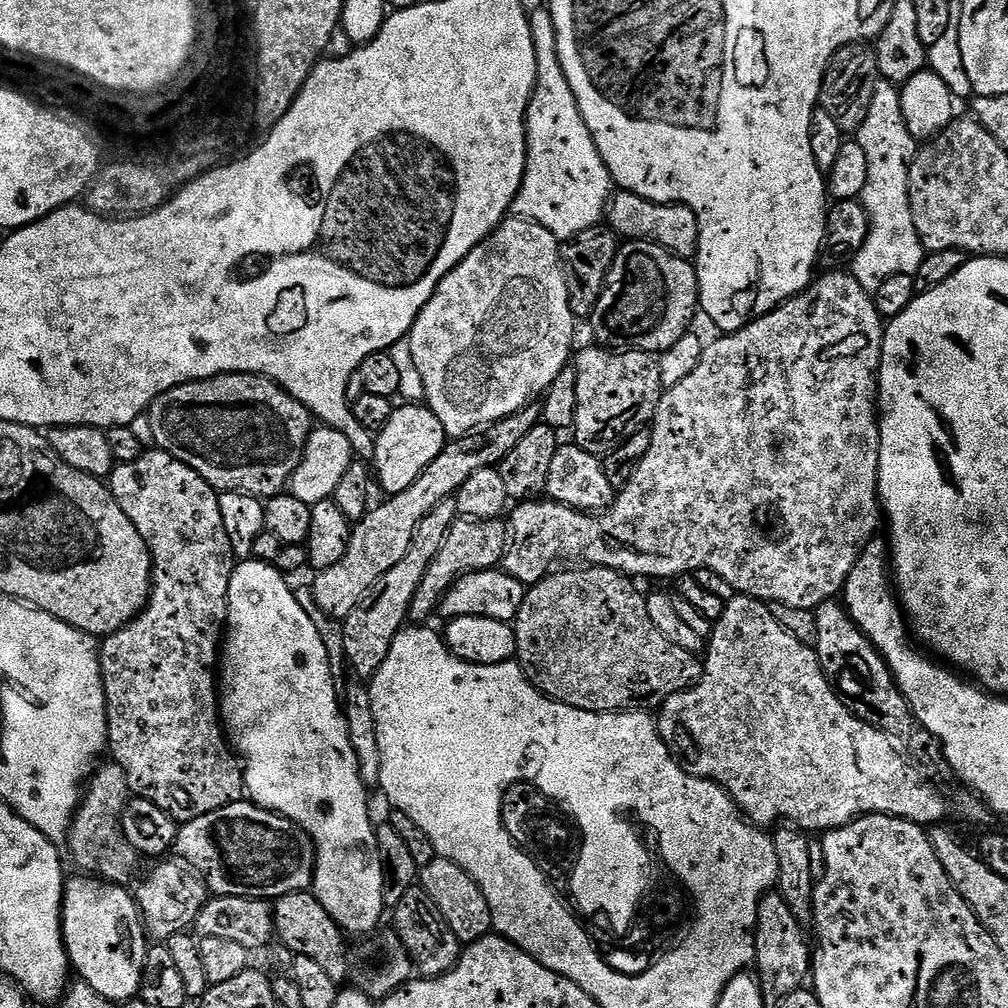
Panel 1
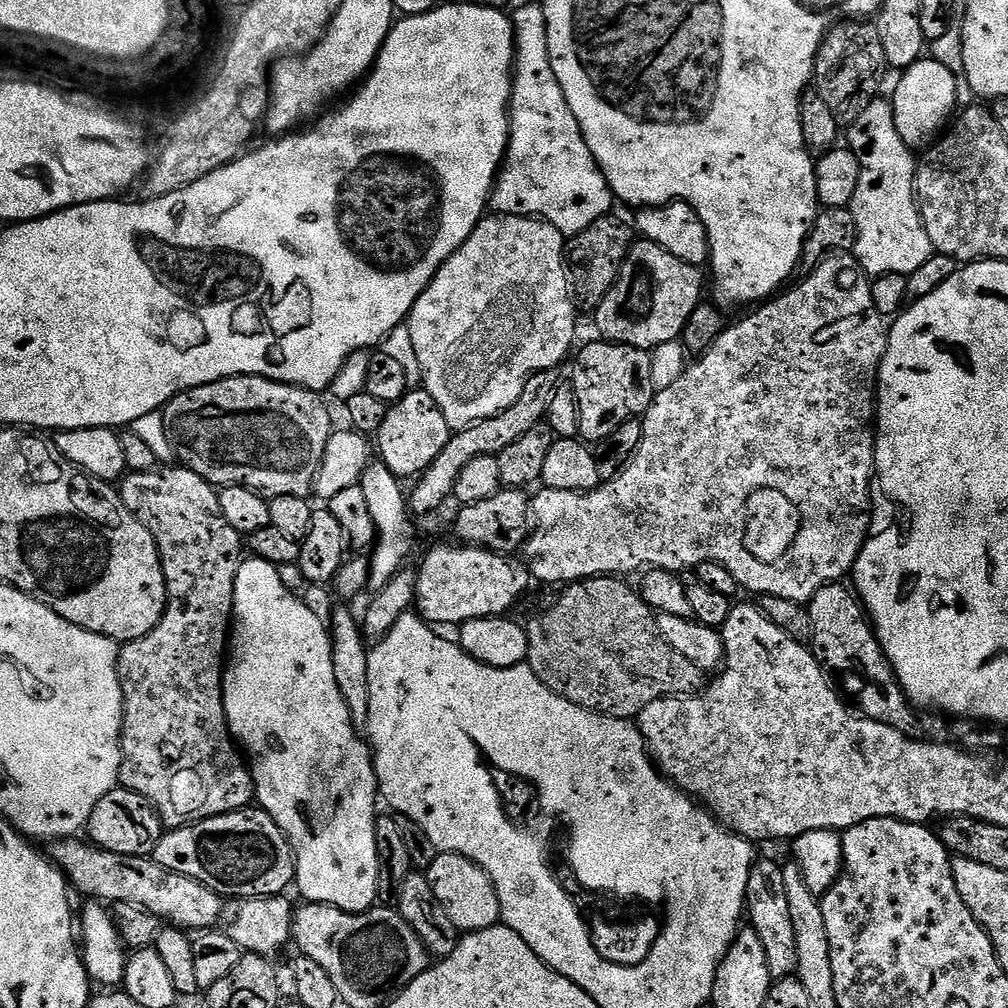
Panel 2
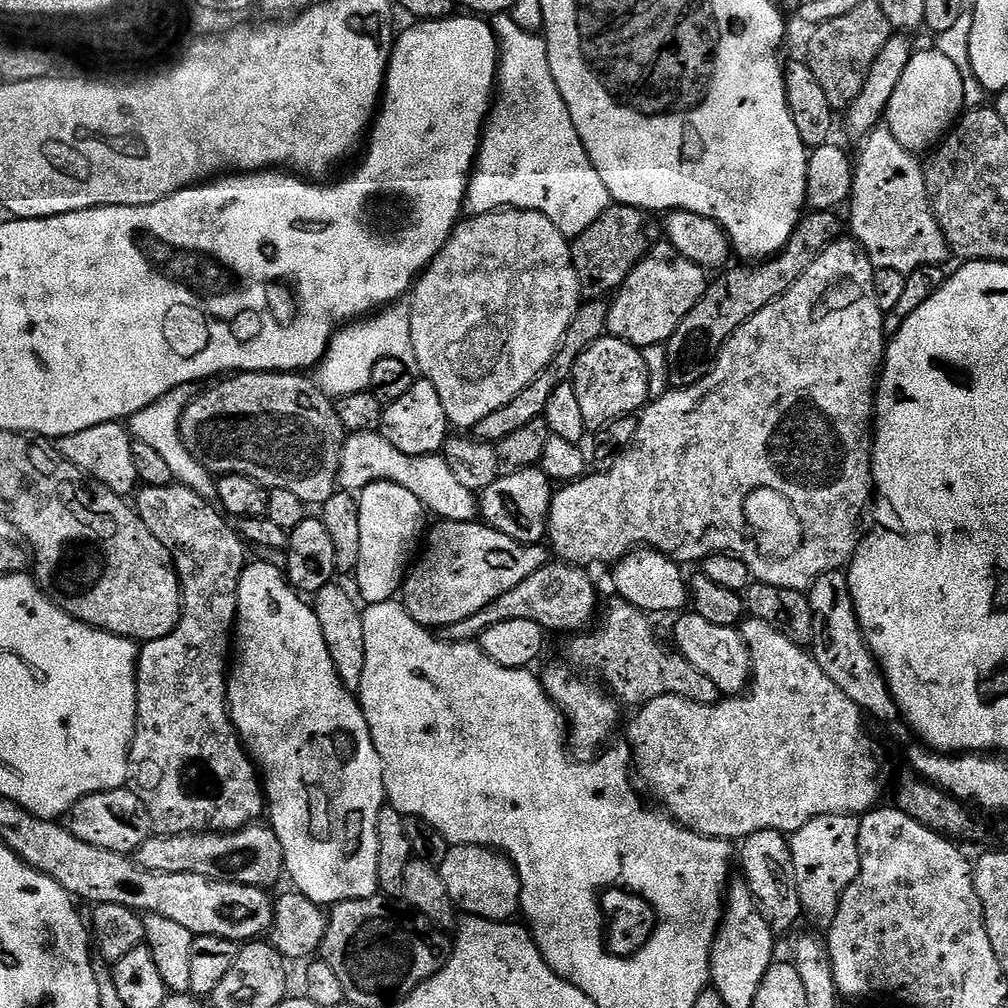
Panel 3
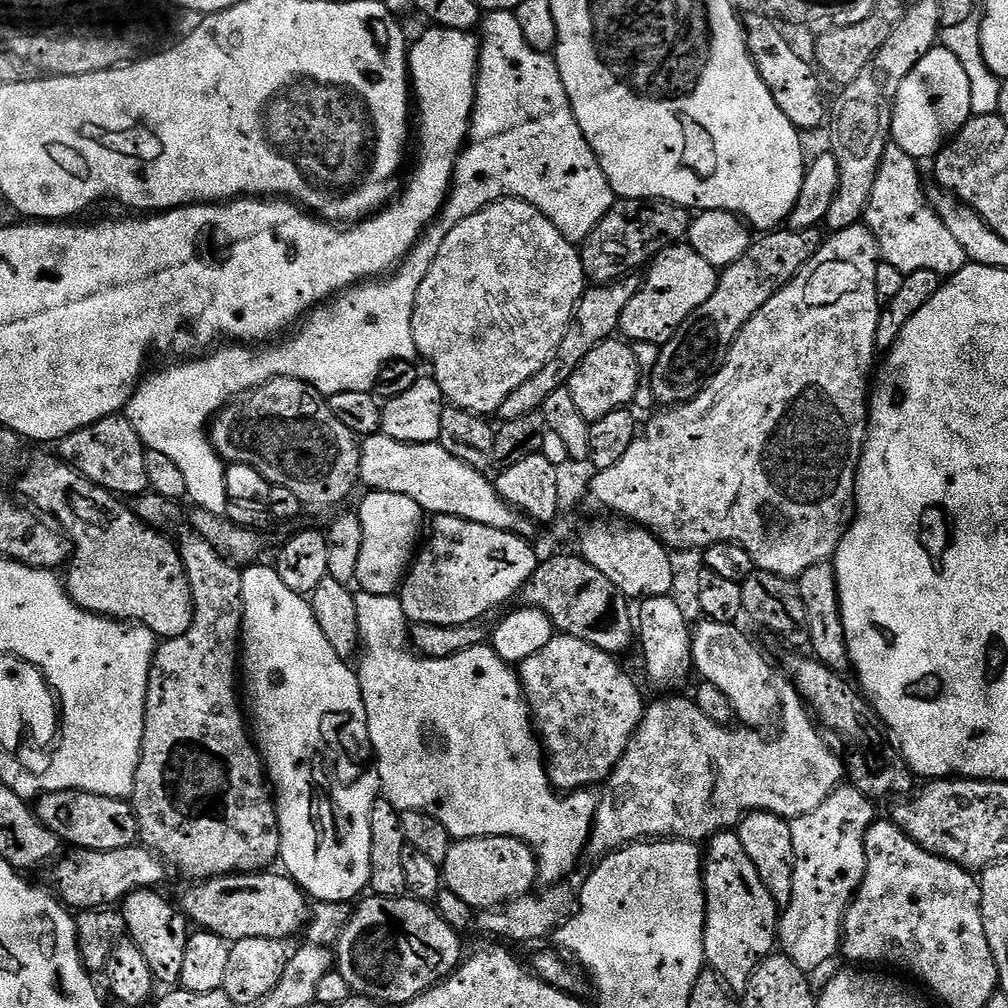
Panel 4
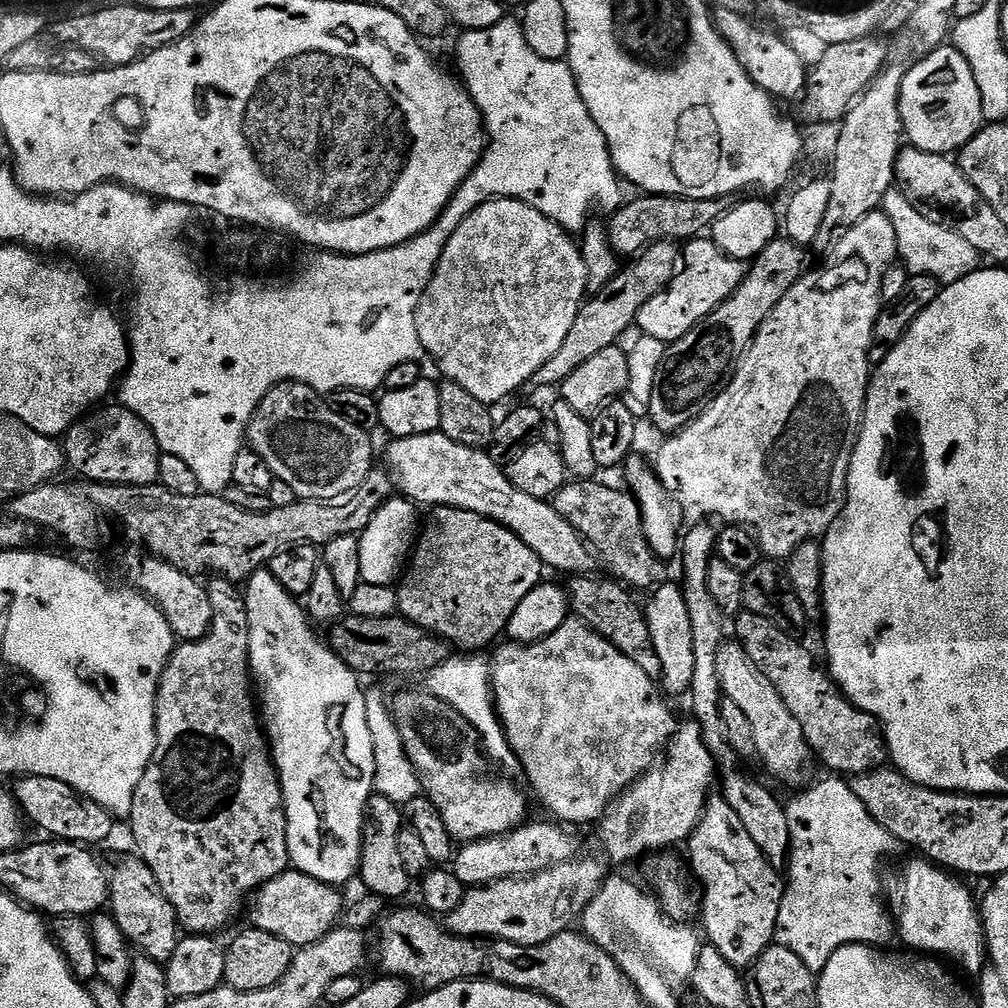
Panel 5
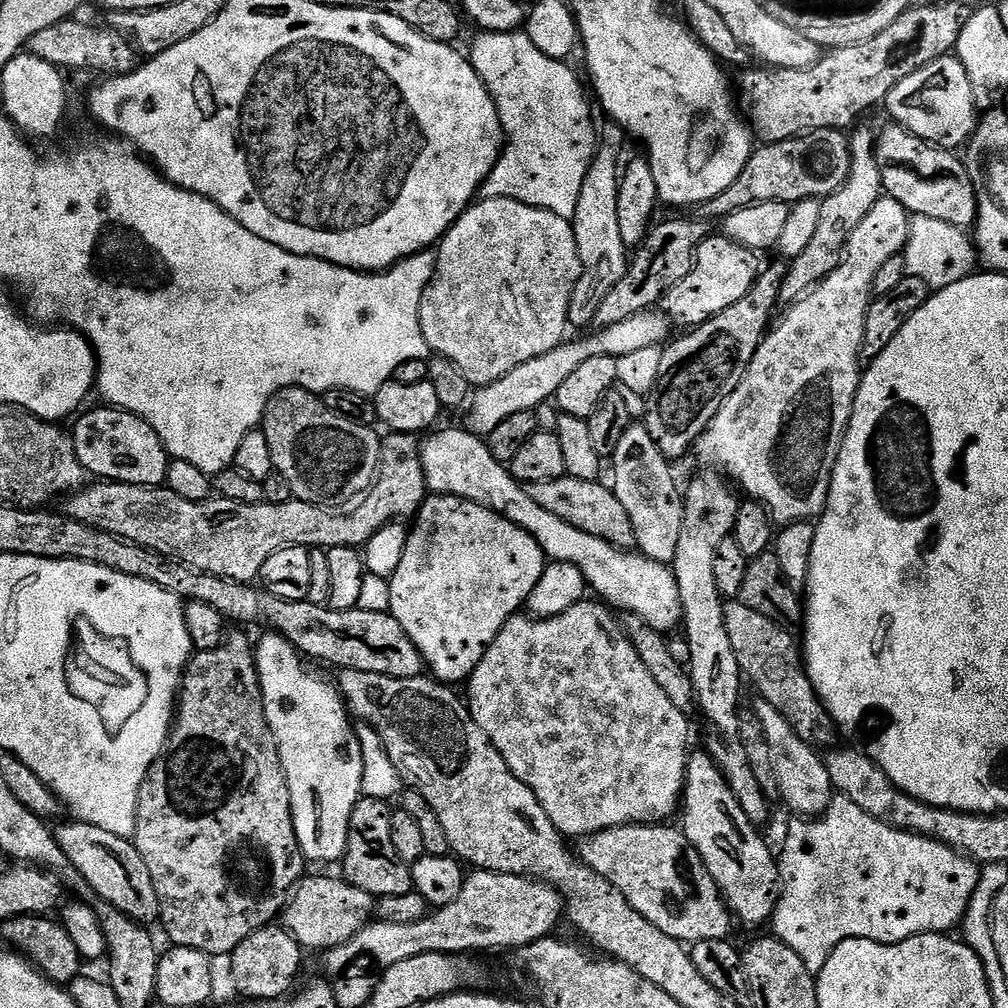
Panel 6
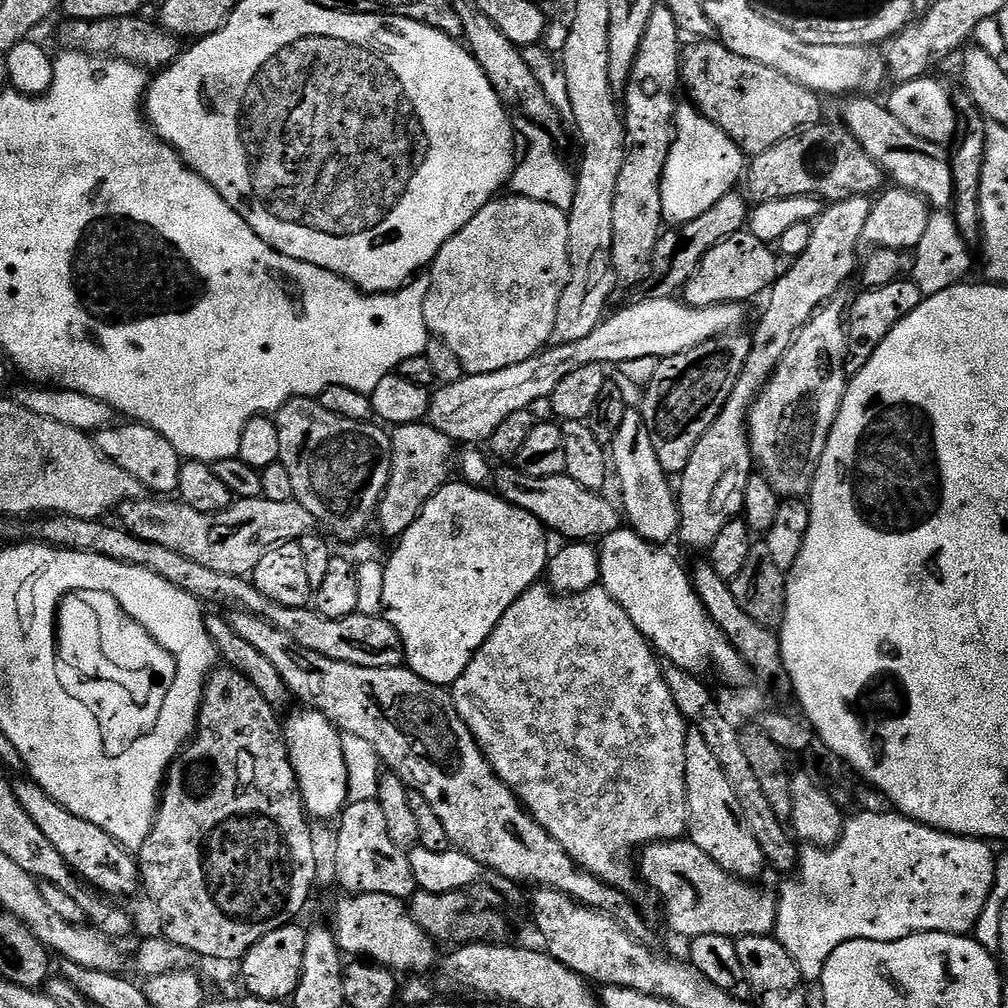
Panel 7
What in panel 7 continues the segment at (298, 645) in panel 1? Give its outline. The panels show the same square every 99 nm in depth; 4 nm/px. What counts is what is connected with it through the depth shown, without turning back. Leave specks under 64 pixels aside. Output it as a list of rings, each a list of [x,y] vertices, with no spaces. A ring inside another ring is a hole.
[[[300,710],[304,712],[296,712],[289,718],[288,724],[284,728],[284,739],[288,741],[288,753],[292,759],[292,765],[296,771],[296,781],[300,784],[300,793],[304,799],[304,806],[309,817],[320,820],[335,821],[340,813],[344,811],[349,803],[347,780],[348,767],[346,766],[346,758],[342,750],[342,742],[344,736],[339,728],[332,724],[320,712],[315,710]]]

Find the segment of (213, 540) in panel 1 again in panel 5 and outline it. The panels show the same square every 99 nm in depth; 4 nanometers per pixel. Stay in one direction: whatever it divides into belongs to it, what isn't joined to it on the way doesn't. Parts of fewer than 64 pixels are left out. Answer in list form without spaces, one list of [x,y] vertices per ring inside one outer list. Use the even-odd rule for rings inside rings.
[[[213,581],[207,585],[212,603],[210,630],[200,640],[181,643],[164,667],[156,691],[156,749],[138,790],[134,790],[130,817],[139,859],[154,870],[162,894],[174,906],[176,919],[188,934],[220,934],[216,932],[234,923],[243,908],[245,911],[246,901],[257,888],[290,868],[284,795],[258,715],[248,666],[248,611],[233,581]]]

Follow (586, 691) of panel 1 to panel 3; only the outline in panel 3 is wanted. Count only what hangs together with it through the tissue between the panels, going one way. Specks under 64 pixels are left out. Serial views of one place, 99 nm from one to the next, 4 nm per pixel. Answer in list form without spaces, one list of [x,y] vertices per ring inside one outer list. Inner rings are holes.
[[[612,598],[608,608],[609,612],[599,617],[595,627],[569,639],[572,641],[568,644],[567,663],[573,669],[584,670],[580,668],[588,667],[590,671],[597,672],[601,681],[608,680],[607,687],[624,706],[643,706],[659,696],[681,696],[699,704],[719,702],[722,693],[718,686],[714,686],[714,681],[706,678],[702,670],[695,668],[685,656],[669,645],[668,649],[656,637],[656,632],[648,621],[651,619],[645,613],[619,598]]]

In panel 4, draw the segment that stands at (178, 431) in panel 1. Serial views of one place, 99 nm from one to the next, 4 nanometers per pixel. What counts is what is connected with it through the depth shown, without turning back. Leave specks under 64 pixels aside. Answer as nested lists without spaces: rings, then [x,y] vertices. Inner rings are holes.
[[[279,376],[267,380],[261,388],[247,393],[243,398],[233,399],[224,405],[210,425],[210,439],[214,450],[228,464],[252,464],[273,486],[286,486],[298,494],[301,505],[340,504],[352,491],[360,478],[361,441],[330,410],[326,397],[313,384],[294,378]]]

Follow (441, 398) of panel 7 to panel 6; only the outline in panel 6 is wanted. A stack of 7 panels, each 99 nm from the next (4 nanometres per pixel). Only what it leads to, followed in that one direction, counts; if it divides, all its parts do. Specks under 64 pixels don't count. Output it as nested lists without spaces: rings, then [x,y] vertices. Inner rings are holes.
[[[649,310],[634,314],[634,318],[626,318],[626,322],[618,322],[609,328],[593,331],[593,336],[588,336],[585,340],[565,339],[563,344],[550,350],[550,354],[538,354],[538,358],[530,358],[530,362],[522,366],[514,366],[514,370],[498,378],[498,382],[477,387],[471,393],[470,403],[466,408],[467,431],[475,436],[486,438],[500,423],[506,422],[506,418],[523,412],[535,412],[539,404],[551,401],[555,397],[558,386],[562,386],[562,382],[566,382],[567,376],[573,370],[578,370],[582,362],[603,356],[625,356],[634,354],[634,350],[646,350],[646,346],[663,345],[669,339],[668,331],[670,325],[663,315]]]

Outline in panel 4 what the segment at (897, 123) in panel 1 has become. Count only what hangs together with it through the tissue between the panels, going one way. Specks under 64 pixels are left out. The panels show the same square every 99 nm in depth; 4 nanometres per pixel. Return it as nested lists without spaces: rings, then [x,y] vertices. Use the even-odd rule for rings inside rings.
[[[895,146],[887,148],[876,175],[874,190],[870,190],[870,202],[864,211],[863,223],[874,234],[883,263],[894,266],[899,272],[905,274],[914,270],[934,270],[934,274],[947,278],[956,272],[961,272],[965,264],[969,263],[969,258],[966,250],[958,246],[958,238],[954,238],[954,234],[946,230],[946,222],[942,222],[942,218],[932,207],[929,193],[926,188],[924,192],[924,184],[920,181],[919,166],[921,165],[918,160],[911,157],[905,150]]]

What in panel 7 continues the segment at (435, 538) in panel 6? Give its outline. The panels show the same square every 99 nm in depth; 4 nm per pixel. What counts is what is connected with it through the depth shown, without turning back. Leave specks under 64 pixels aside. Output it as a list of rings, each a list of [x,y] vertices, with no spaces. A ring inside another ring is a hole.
[[[459,483],[444,484],[425,502],[410,530],[395,541],[396,549],[384,564],[382,578],[380,610],[384,620],[398,630],[398,638],[402,638],[406,666],[418,678],[443,689],[466,674],[466,666],[490,638],[502,614],[545,575],[550,559],[549,533],[534,514],[506,502],[487,487]]]

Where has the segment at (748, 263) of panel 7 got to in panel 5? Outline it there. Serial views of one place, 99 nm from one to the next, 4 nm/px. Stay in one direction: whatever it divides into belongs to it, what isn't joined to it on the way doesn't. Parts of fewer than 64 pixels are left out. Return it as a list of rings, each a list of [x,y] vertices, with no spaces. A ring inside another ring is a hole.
[[[711,238],[689,240],[683,245],[682,259],[672,275],[672,280],[646,306],[636,312],[635,327],[643,335],[658,338],[664,345],[682,338],[700,320],[705,320],[722,302],[726,302],[738,290],[744,280],[746,264],[727,256]]]

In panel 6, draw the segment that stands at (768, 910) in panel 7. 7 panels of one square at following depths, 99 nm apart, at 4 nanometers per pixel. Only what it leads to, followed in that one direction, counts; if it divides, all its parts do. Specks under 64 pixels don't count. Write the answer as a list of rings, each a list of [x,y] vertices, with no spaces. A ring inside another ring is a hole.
[[[663,823],[655,824],[623,824],[617,828],[607,828],[596,832],[593,836],[585,836],[579,841],[578,856],[585,864],[589,864],[610,886],[622,890],[622,898],[642,914],[662,934],[679,940],[685,946],[691,946],[707,940],[727,940],[733,934],[734,917],[724,903],[724,898],[716,888],[714,878],[702,862],[698,850],[684,836],[679,827],[664,828]]]

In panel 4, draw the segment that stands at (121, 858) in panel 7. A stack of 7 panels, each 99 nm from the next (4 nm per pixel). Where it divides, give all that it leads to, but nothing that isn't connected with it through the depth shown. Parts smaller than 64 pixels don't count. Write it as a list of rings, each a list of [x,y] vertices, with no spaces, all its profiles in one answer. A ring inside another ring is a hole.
[[[150,888],[131,892],[122,901],[127,939],[135,942],[138,950],[142,950],[146,962],[150,962],[150,974],[154,974],[157,985],[160,986],[163,984],[168,984],[164,986],[179,985],[190,935],[189,921],[173,901],[172,904],[160,893],[160,890]]]

